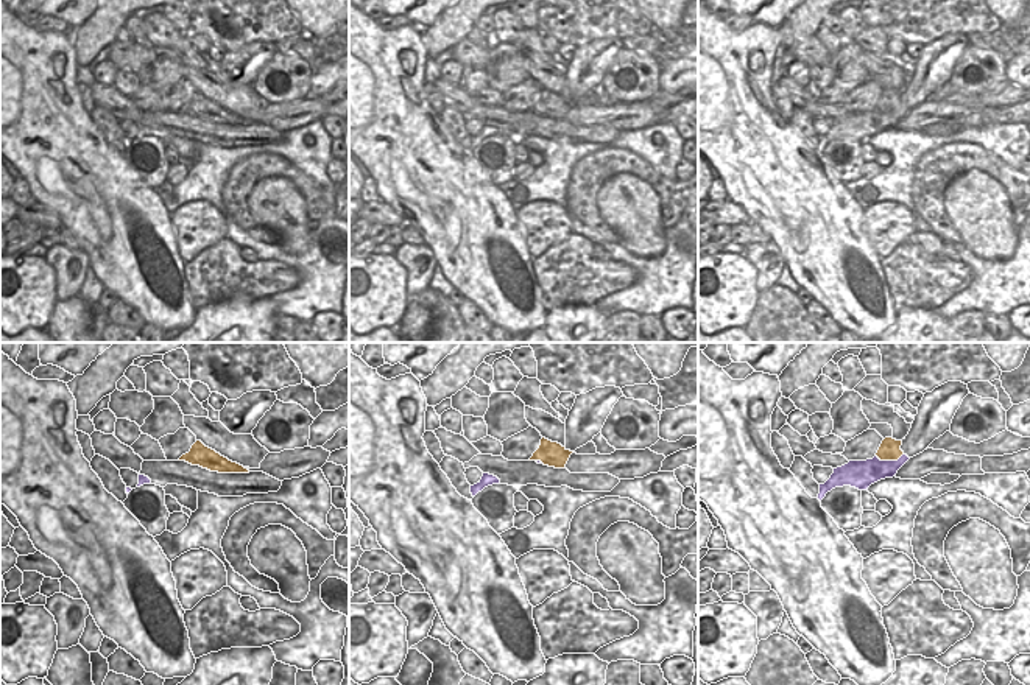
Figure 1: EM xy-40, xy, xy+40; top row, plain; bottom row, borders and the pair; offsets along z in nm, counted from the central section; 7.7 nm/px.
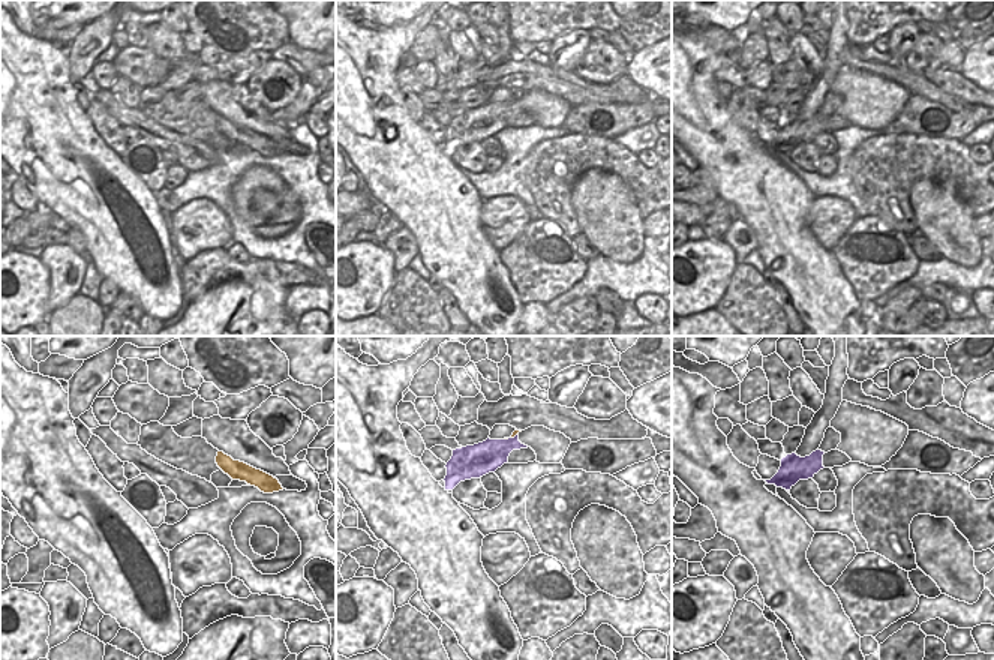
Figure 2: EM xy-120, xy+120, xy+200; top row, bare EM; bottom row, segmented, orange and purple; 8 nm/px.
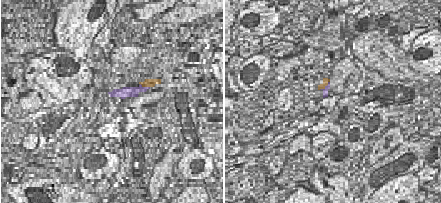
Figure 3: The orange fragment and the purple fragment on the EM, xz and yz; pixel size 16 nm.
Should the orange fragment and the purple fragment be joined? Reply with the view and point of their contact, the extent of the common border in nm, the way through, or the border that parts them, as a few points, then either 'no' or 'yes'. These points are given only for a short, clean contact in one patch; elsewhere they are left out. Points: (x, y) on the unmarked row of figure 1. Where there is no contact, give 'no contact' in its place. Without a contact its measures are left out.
contact xy+40 (888, 111); length 220 nm; border xy+40 (903, 105), (896, 111), (879, 111), (876, 108); no

